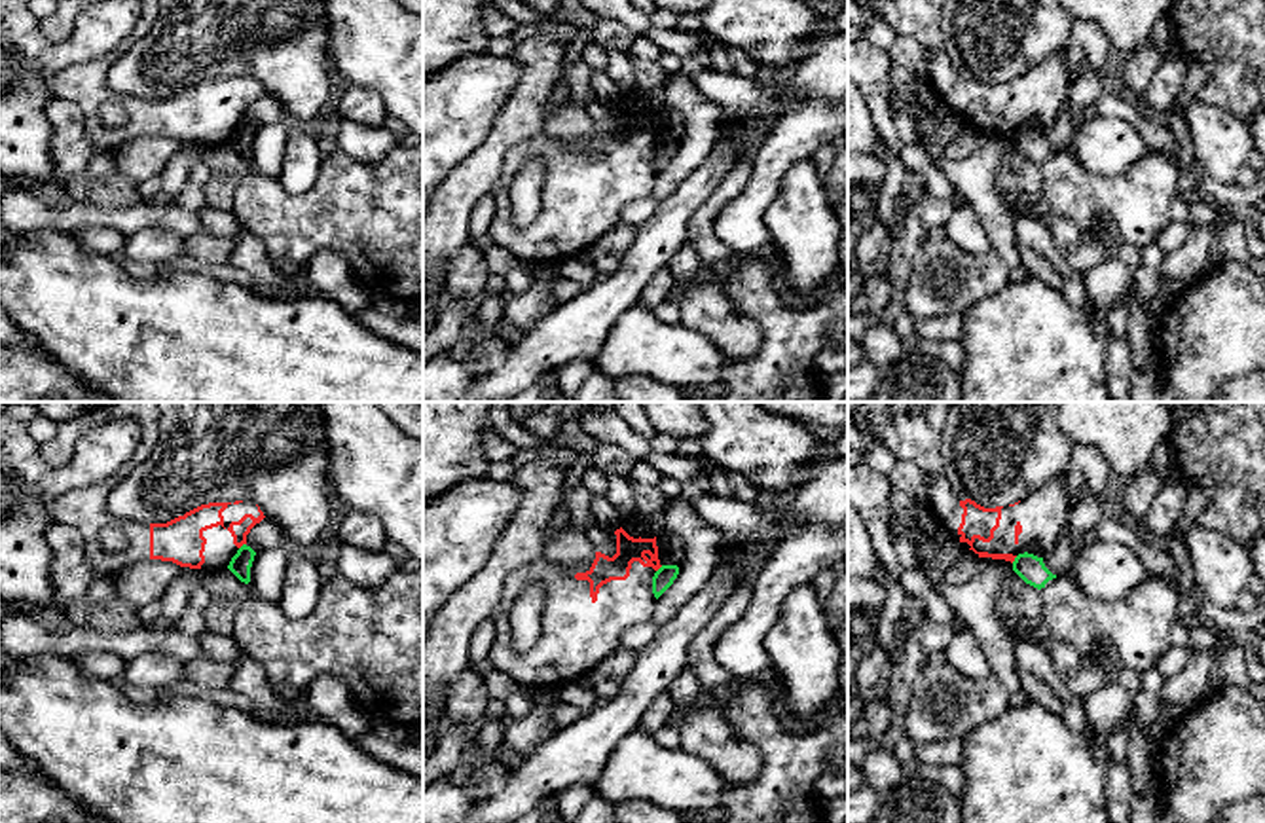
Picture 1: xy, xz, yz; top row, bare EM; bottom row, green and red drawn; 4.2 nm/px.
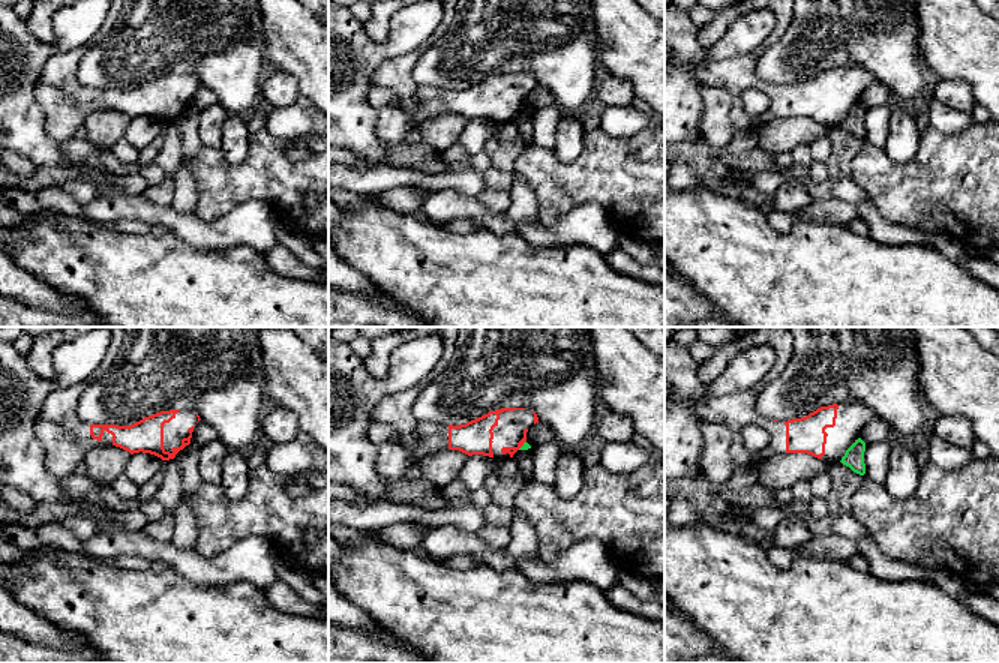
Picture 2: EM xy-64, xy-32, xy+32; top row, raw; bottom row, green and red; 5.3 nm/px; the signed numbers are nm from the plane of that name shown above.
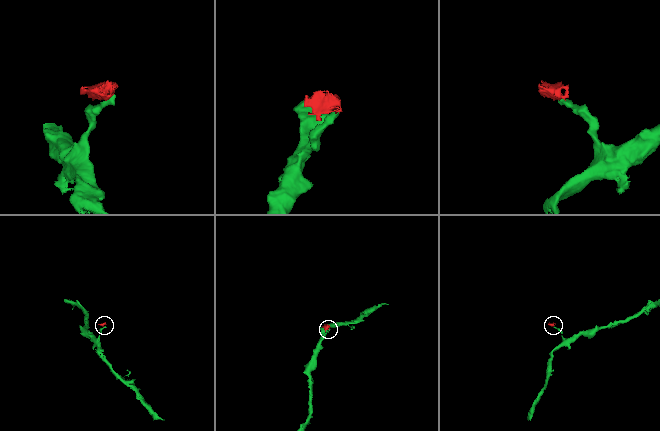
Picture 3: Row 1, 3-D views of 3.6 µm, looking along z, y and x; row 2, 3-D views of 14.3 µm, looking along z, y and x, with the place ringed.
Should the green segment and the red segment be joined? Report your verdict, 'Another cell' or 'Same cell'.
Another cell

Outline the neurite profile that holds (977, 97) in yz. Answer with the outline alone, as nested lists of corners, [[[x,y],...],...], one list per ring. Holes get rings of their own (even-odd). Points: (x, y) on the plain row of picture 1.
[[[872,0],[872,4],[897,36],[920,42],[937,93],[979,133],[1013,138],[1024,127],[1047,133],[1058,119],[1073,80],[1062,49],[1015,80],[984,83],[971,74],[960,76],[952,66],[941,30],[944,0]]]

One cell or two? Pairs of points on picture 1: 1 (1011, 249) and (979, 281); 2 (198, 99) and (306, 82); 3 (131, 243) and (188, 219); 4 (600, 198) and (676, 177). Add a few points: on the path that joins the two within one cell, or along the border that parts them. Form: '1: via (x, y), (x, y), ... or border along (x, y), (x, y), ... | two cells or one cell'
1: border along (992, 249), (1009, 268) | two cells
2: border along (258, 80), (266, 91) | two cells
3: border along (126, 236), (150, 226), (162, 226), (184, 239) | two cells
4: border along (657, 175), (651, 194) | two cells

